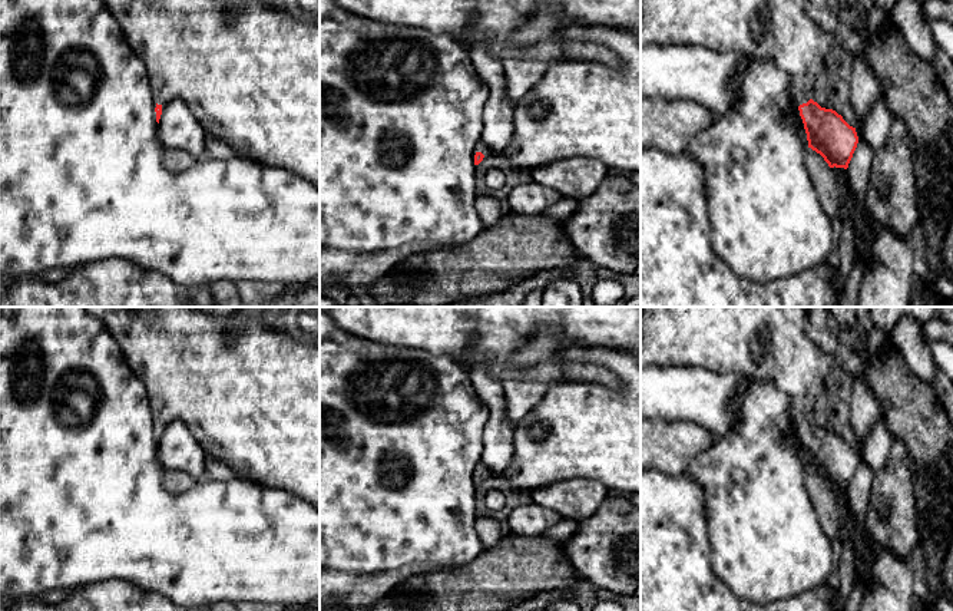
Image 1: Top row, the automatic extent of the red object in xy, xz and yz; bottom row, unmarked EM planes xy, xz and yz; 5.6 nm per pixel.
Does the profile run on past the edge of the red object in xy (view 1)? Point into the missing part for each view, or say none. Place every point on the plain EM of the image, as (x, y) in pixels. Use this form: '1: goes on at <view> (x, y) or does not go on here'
1: goes on at xy (250, 395)

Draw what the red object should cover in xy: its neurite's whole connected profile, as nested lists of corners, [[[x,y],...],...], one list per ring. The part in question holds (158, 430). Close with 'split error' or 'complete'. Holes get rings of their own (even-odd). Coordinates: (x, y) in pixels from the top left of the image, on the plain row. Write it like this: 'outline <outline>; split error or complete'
outline [[[86,307],[86,310],[106,324],[130,369],[146,386],[156,423],[158,445],[162,426],[178,419],[189,427],[208,456],[225,463],[239,478],[268,488],[284,489],[320,509],[320,346],[297,340],[285,331],[269,328],[261,320],[251,320],[242,326],[241,308],[228,316],[211,314],[198,307],[136,307],[135,310],[128,307]]]; split error

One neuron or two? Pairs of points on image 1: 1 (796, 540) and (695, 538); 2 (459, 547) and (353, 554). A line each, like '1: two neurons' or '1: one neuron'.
1: two neurons
2: one neuron

